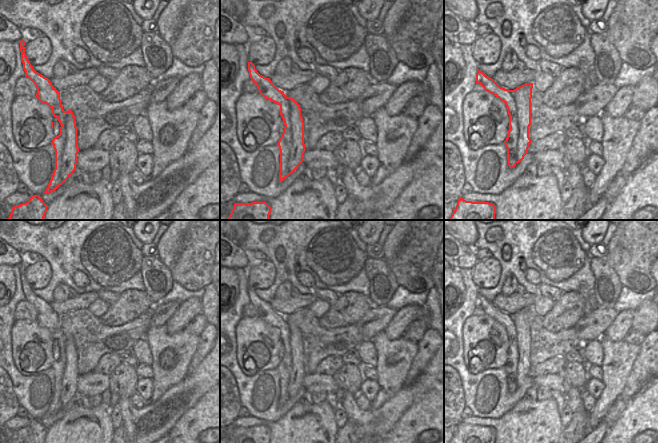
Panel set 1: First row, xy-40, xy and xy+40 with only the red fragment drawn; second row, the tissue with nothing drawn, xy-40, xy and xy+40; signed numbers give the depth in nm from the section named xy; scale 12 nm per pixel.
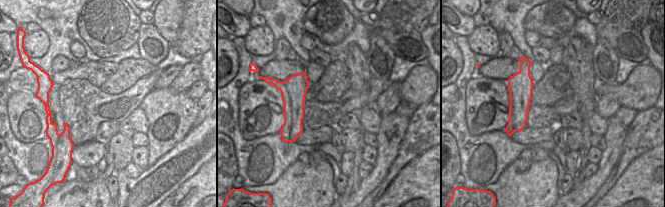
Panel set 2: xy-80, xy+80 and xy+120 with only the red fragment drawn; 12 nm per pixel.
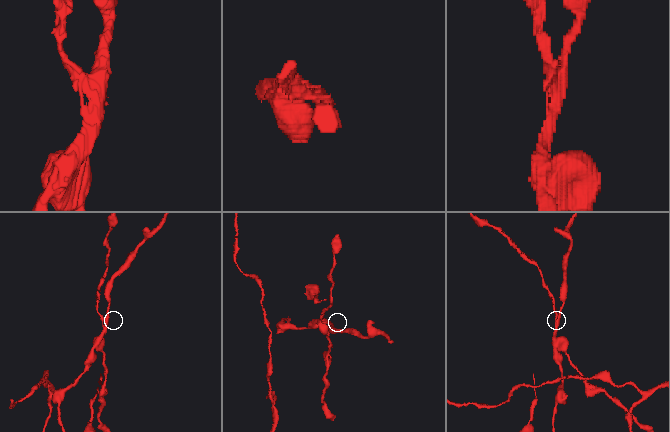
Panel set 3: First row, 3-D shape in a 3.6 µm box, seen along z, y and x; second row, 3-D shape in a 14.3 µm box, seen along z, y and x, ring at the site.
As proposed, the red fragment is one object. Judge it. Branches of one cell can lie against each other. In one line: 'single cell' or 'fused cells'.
fused cells

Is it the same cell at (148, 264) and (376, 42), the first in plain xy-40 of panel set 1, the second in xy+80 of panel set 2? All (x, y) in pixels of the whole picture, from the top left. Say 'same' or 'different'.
same

